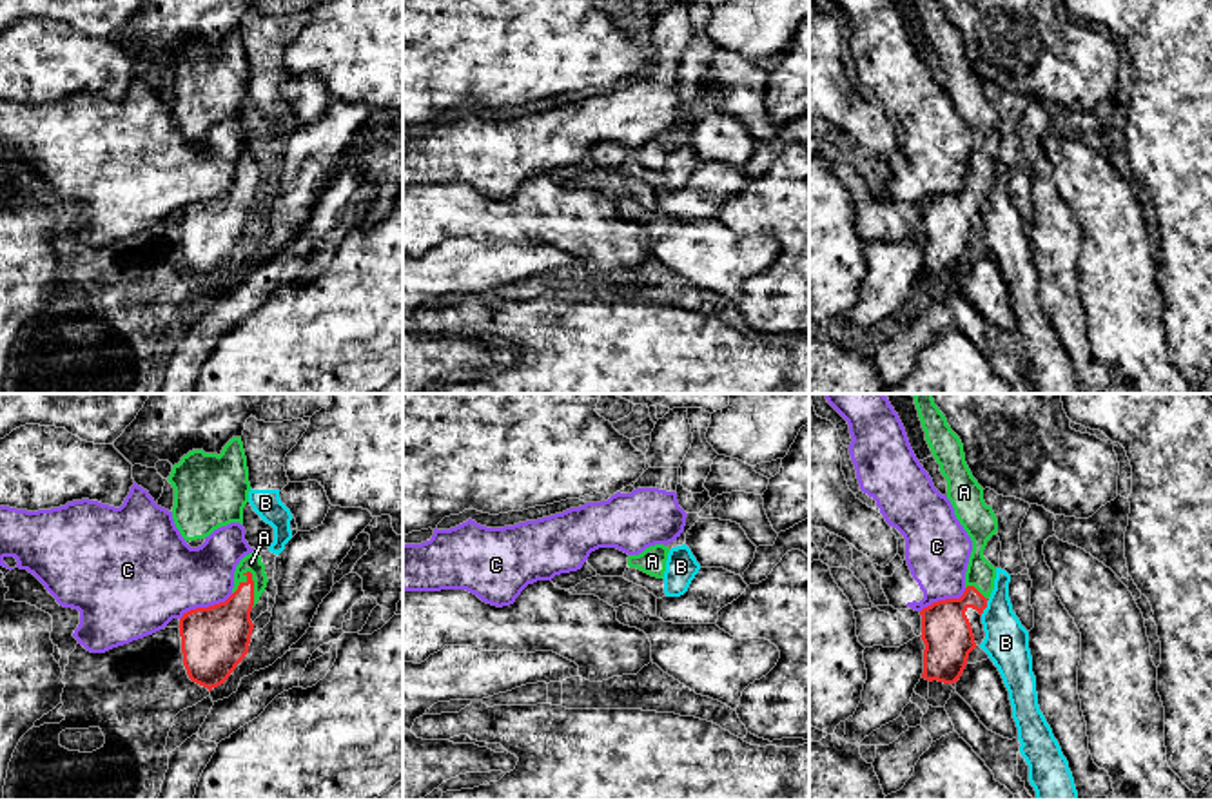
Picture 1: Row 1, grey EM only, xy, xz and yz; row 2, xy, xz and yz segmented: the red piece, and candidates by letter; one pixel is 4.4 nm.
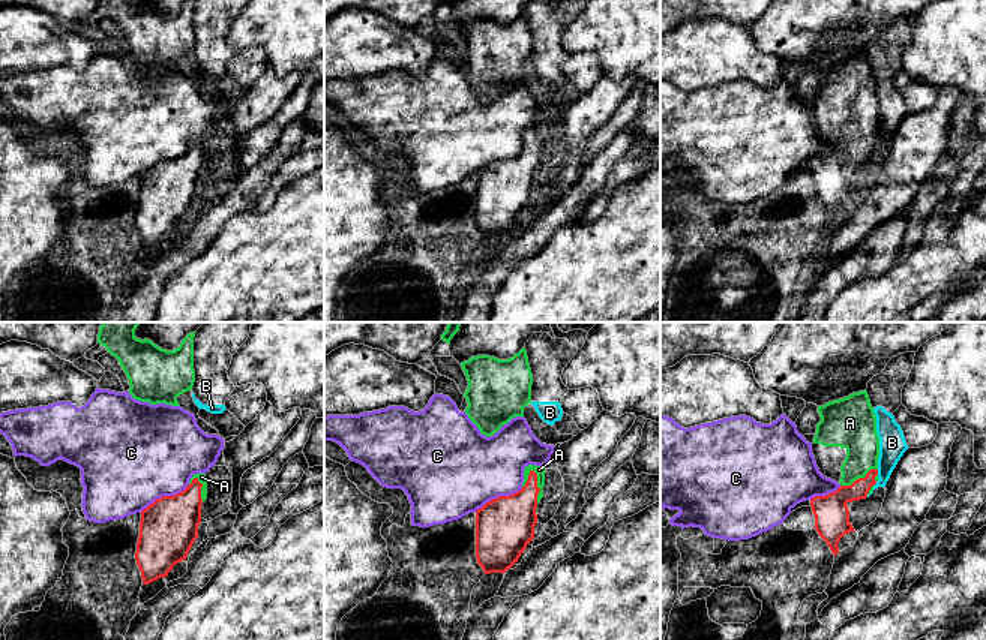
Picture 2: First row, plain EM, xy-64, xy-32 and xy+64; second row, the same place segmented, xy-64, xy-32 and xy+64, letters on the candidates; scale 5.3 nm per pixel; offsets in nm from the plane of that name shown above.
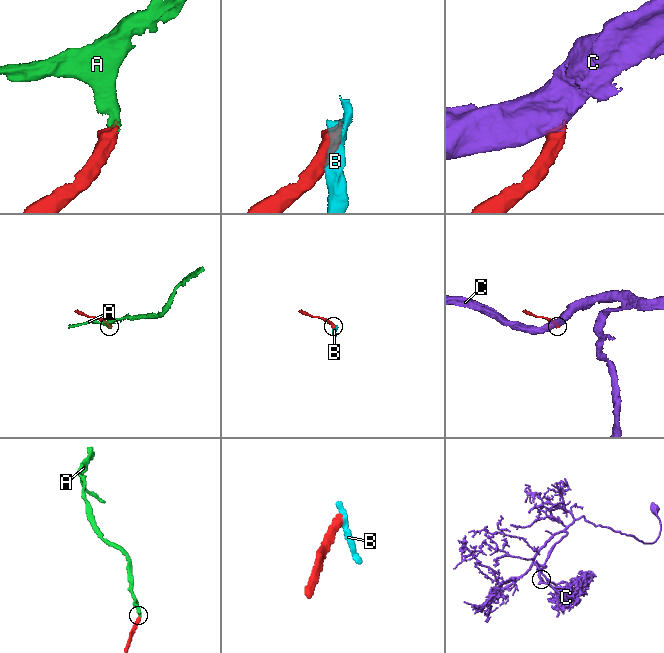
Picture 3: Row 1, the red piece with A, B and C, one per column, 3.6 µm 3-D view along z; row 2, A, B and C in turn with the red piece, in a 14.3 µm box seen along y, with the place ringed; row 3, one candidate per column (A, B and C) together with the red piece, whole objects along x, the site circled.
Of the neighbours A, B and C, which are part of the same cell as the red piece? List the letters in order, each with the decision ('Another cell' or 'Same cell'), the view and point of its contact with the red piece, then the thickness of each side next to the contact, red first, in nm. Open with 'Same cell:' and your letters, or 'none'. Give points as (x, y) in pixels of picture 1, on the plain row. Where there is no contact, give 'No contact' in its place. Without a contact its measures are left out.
Same cell: A
A: Same cell. Touches red at xy (253, 182). Thickness 260 nm (red) against 80 nm
B: Another cell. Touches red at yz (986, 200). Thickness 220 nm (red) against 200 nm
C: Another cell. Touches red at xy (205, 202). Thickness 300 nm (red) against 380 nm

